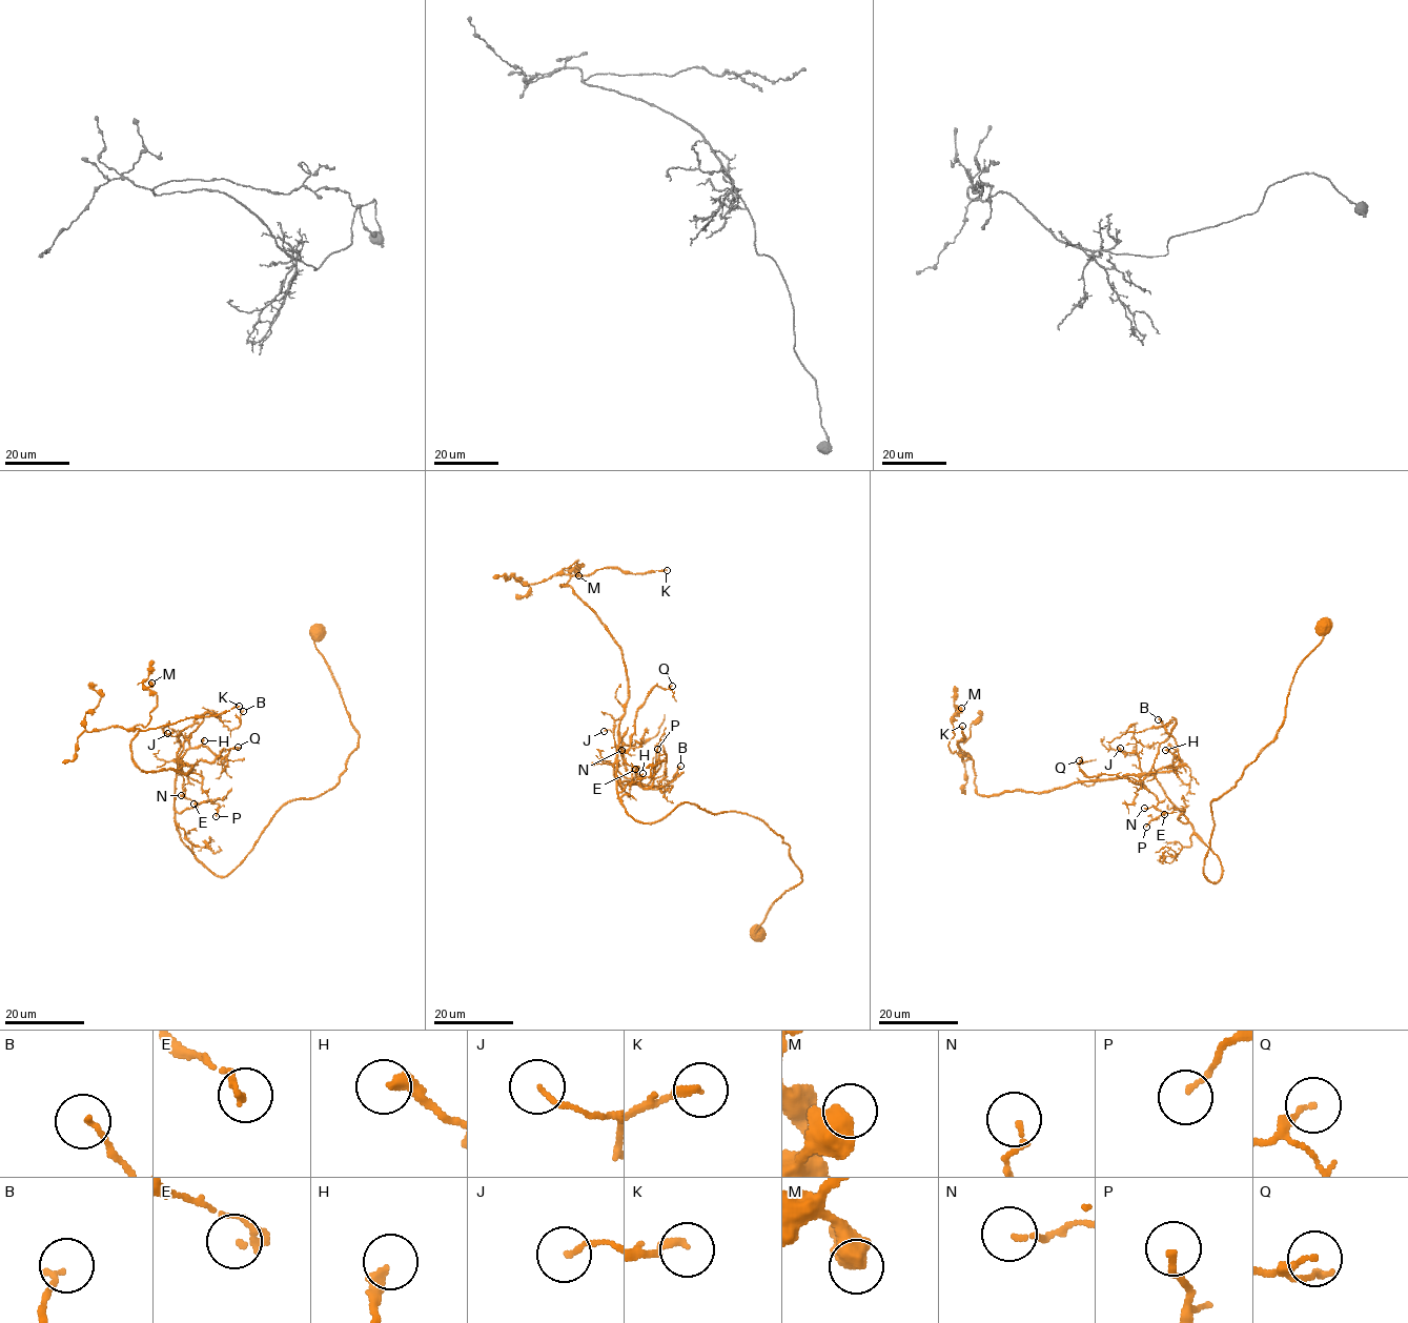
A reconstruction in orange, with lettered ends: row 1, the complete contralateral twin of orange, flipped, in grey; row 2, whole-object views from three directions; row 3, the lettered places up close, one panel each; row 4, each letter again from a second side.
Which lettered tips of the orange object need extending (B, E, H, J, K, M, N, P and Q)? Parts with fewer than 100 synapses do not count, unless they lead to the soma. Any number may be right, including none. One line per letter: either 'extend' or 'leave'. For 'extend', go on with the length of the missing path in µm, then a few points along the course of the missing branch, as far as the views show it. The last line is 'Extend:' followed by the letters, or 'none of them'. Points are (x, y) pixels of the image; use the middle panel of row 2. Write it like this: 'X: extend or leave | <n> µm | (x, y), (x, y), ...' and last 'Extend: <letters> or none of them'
B: leave
E: leave
H: leave
J: leave
K: extend | 60 µm | (667, 570), (714, 570), (734, 564), (781, 567), (798, 570), (816, 581), (821, 590), (816, 594)
M: leave
N: leave
P: leave
Q: leave
Extend: K

